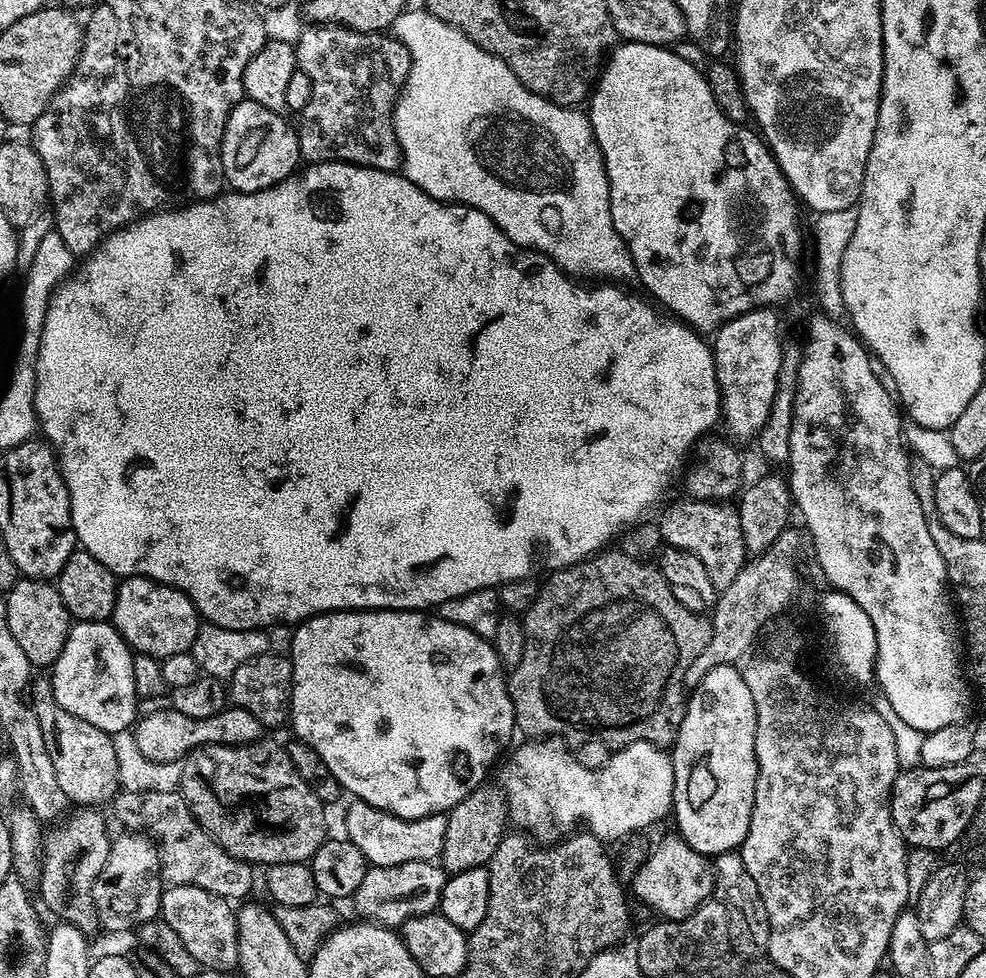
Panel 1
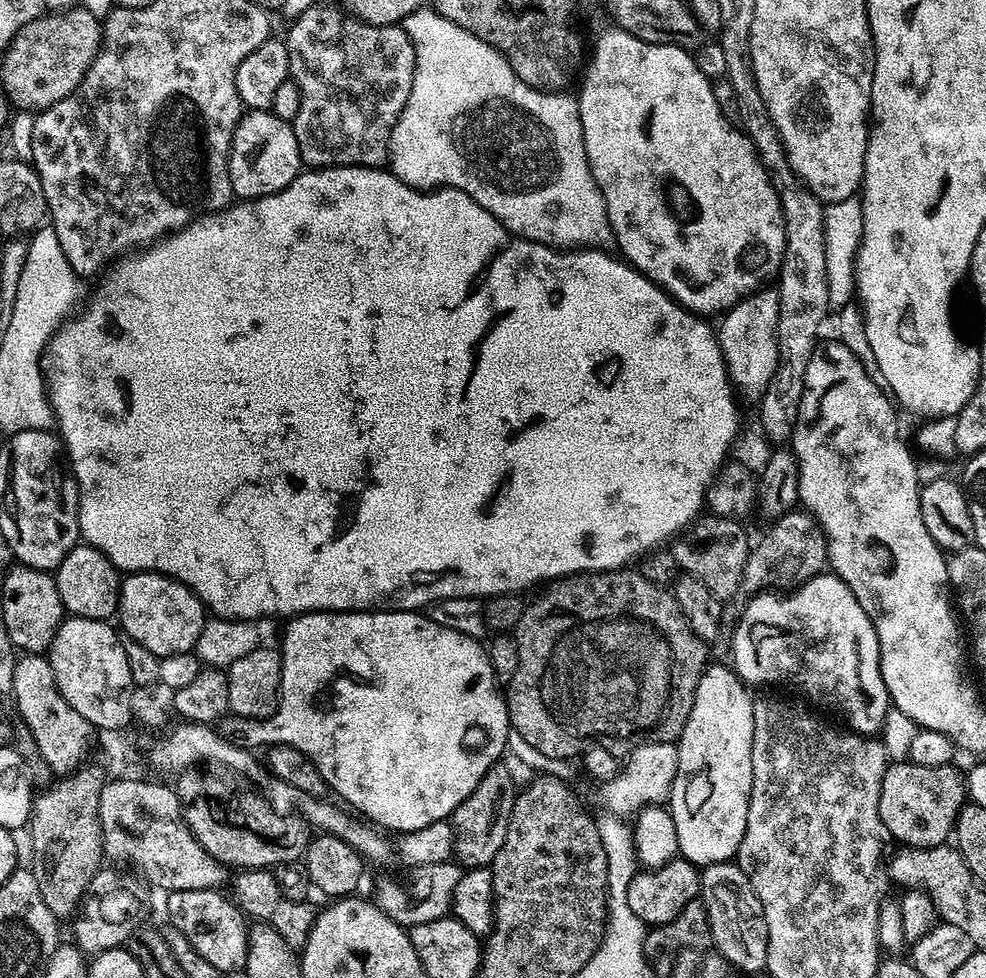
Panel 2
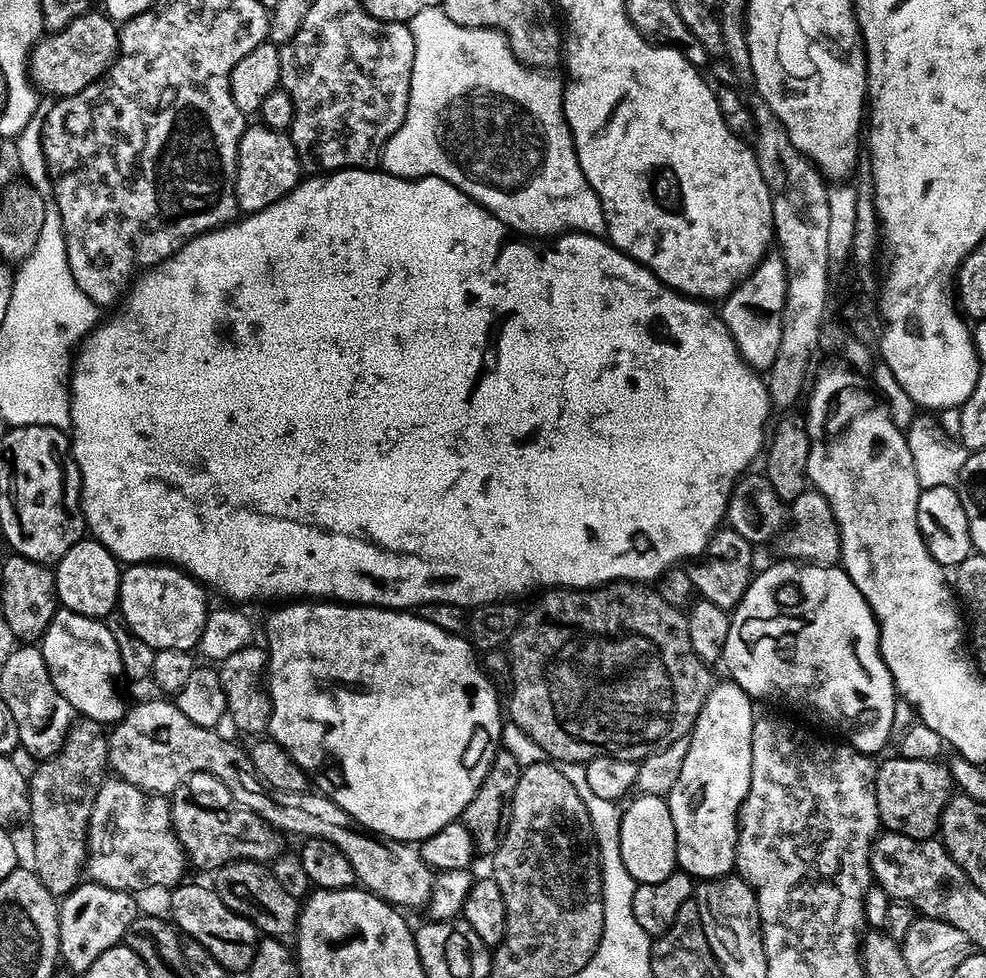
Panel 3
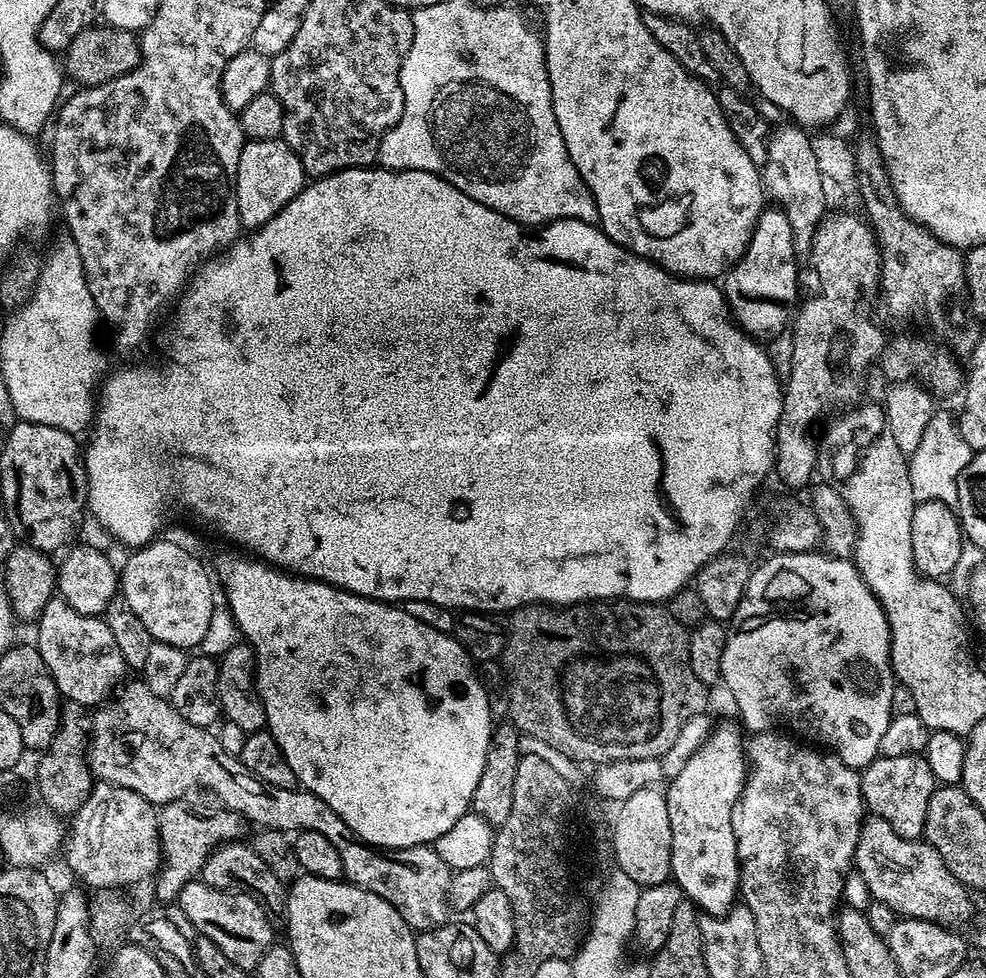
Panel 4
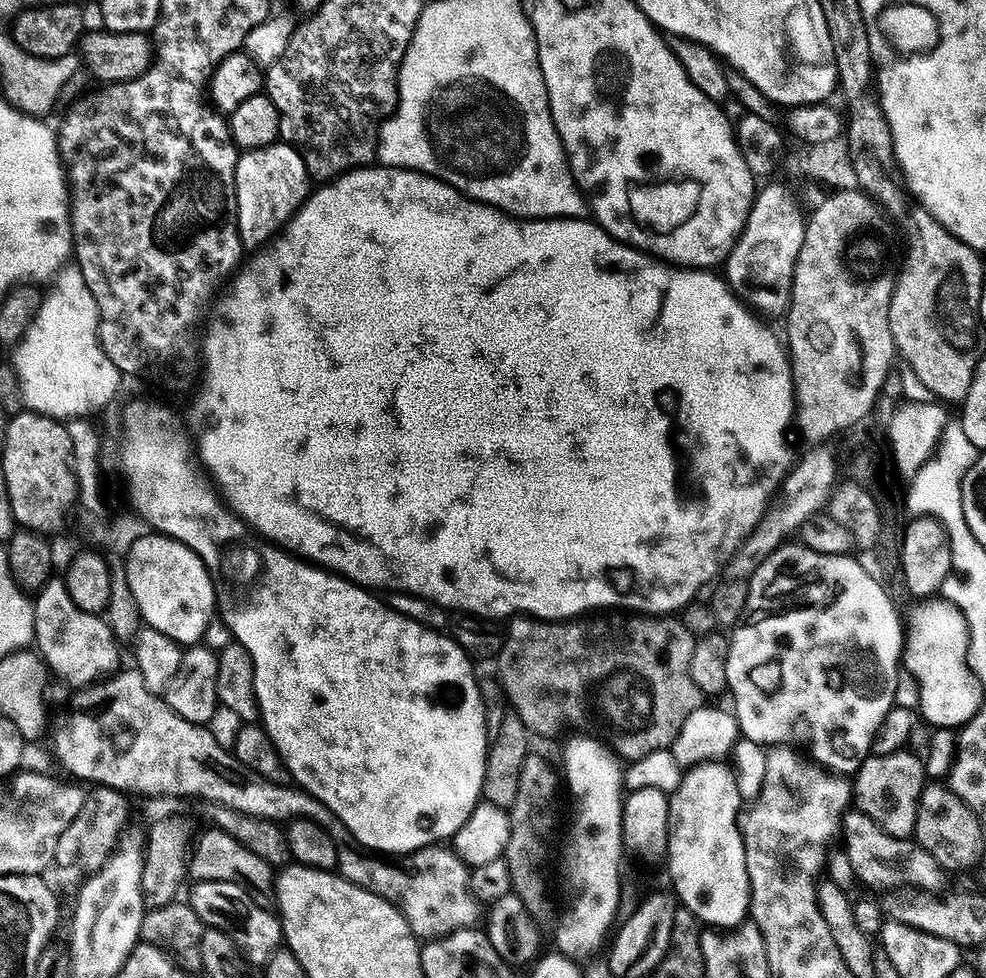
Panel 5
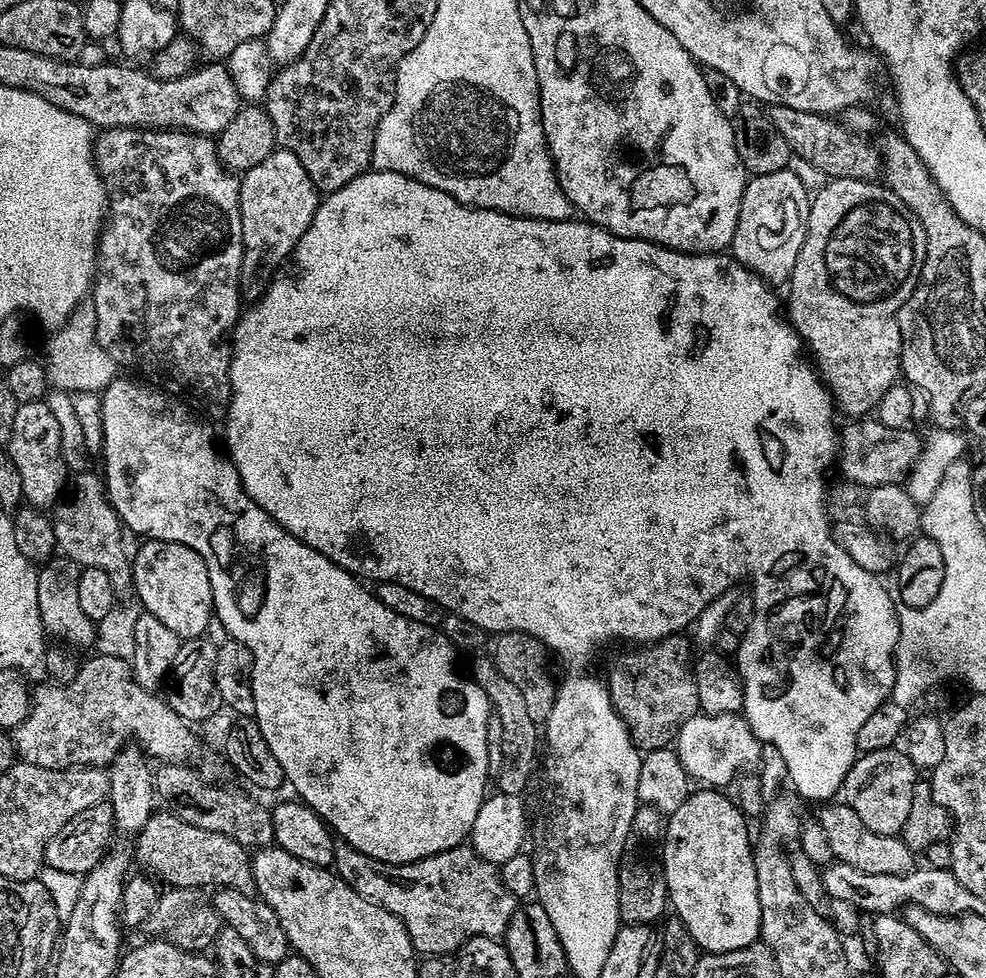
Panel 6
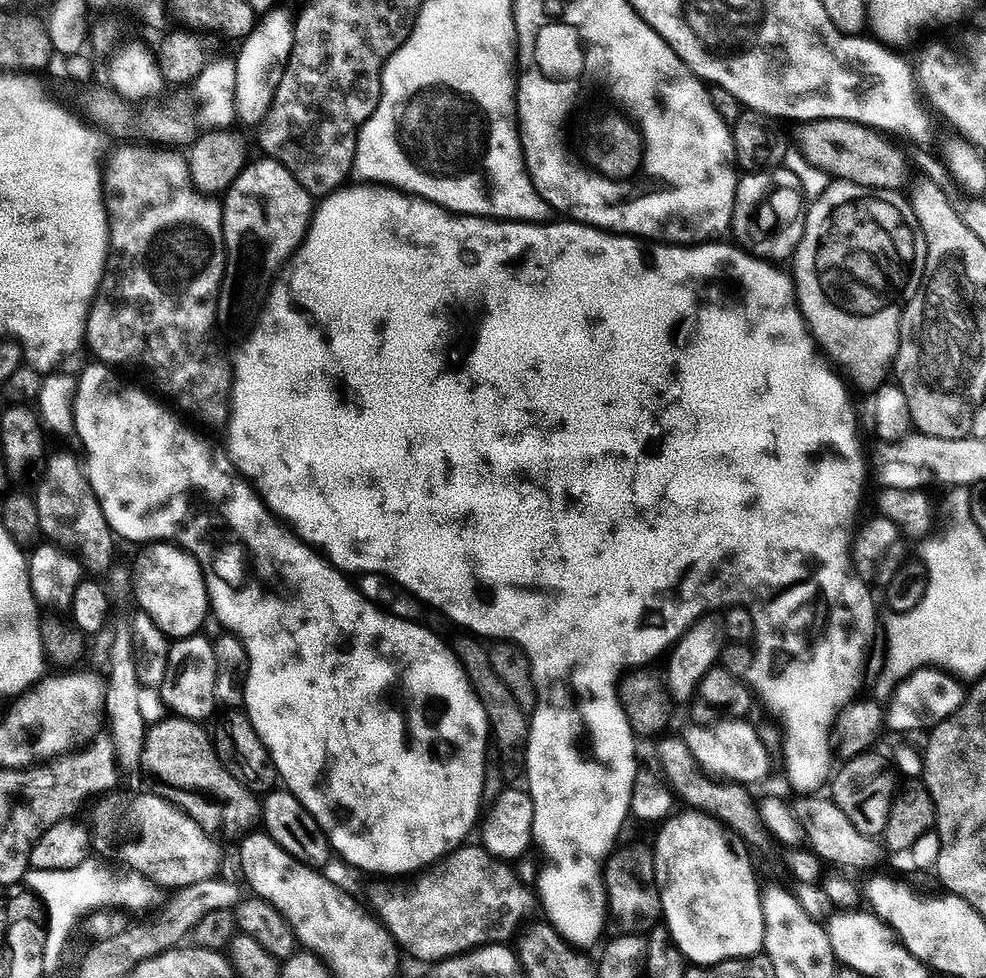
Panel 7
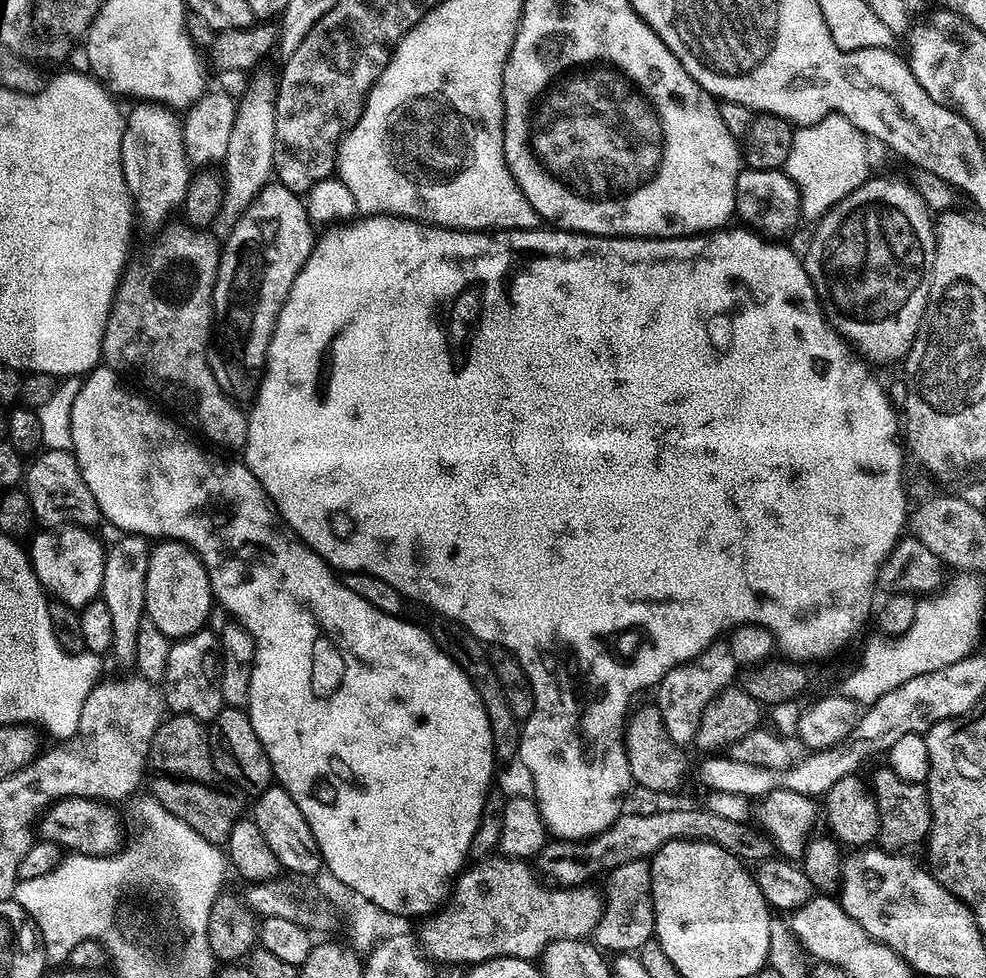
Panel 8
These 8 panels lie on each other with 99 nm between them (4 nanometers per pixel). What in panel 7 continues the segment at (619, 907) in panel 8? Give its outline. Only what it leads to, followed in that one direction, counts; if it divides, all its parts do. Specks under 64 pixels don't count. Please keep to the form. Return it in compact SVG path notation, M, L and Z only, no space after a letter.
M630 846L613 851L602 870L607 894L608 916L621 935L643 935L661 919L660 892L657 889L653 854L649 847Z

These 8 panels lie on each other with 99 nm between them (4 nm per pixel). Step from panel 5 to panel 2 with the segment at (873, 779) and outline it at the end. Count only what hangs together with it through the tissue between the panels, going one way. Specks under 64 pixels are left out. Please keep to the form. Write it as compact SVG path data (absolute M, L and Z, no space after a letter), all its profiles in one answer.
M892 762L882 778L878 814L893 841L901 840L899 843L909 848L933 848L953 835L956 819L968 799L965 773L952 764L918 766Z

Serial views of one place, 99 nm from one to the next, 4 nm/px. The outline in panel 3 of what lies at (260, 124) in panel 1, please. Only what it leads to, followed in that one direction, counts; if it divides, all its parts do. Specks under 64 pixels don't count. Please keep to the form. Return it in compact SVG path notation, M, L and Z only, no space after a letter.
M257 126L257 128L245 127L236 159L236 207L241 213L257 212L274 202L278 202L278 198L282 198L292 188L295 188L301 179L300 159L296 156L296 147L292 145L291 135L276 132L273 128L263 126Z

